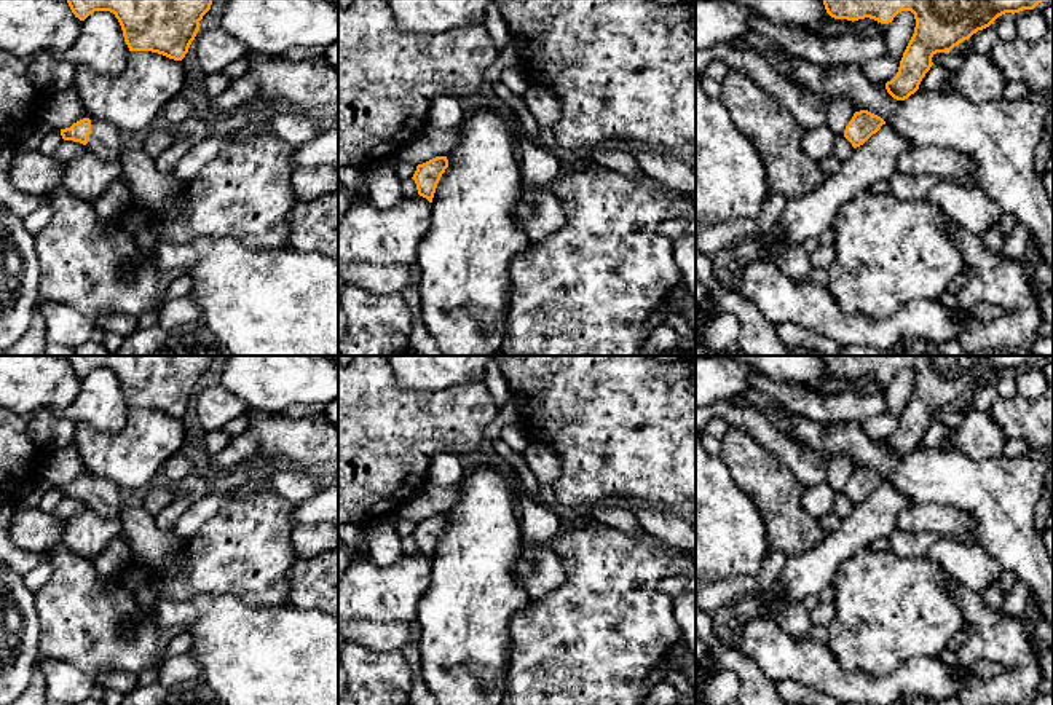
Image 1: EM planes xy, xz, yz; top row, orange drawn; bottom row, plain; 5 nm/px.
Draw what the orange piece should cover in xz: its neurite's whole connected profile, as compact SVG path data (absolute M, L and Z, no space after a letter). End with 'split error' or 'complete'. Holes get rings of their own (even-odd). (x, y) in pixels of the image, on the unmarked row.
M436 514L423 522L418 522L412 534L416 541L418 552L432 560L437 541L447 525L447 514Z | complete

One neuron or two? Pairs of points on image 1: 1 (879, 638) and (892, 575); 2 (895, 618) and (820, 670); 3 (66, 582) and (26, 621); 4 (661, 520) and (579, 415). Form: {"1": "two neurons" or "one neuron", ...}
{"1": "one neuron", "2": "two neurons", "3": "two neurons", "4": "two neurons"}

